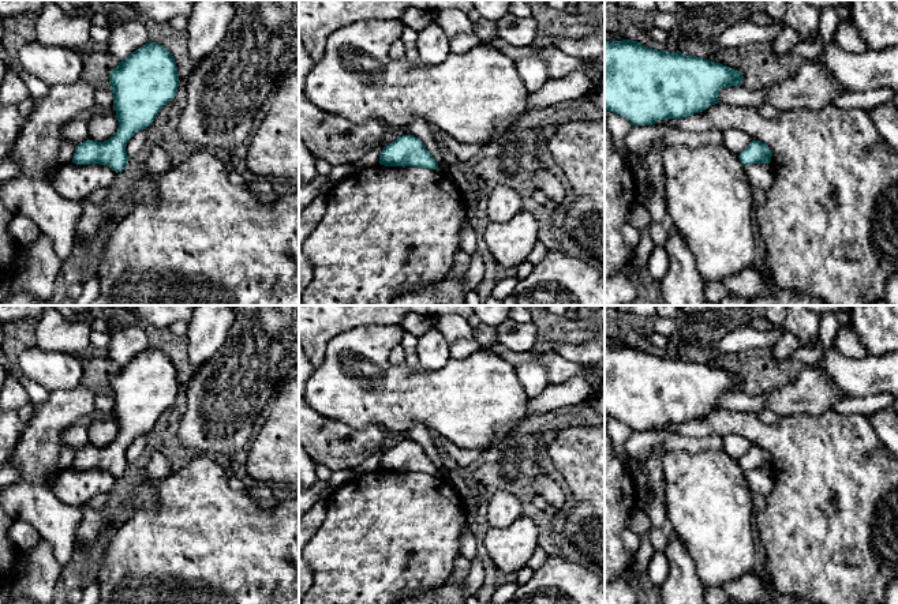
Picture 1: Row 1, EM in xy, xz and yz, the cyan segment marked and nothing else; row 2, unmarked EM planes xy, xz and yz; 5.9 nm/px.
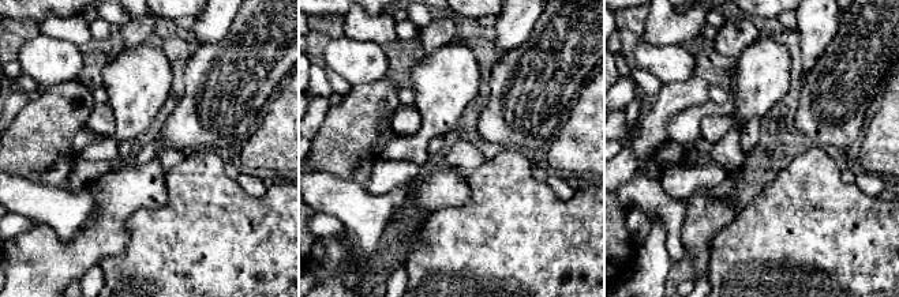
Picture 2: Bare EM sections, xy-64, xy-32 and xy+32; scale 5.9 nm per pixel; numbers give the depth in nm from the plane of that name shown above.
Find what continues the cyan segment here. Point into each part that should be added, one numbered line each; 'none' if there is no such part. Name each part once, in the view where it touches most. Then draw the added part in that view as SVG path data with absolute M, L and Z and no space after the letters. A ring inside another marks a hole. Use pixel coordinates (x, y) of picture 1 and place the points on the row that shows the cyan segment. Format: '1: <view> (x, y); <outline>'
none

